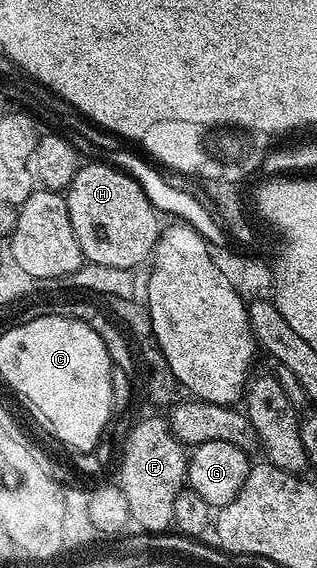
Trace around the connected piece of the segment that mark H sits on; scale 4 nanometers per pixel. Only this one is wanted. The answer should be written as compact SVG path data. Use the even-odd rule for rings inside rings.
M110 161L91 162L88 166L87 163L80 165L77 176L73 176L66 188L65 197L69 208L69 224L73 224L77 244L88 263L109 265L110 268L133 269L142 267L154 255L155 245L159 243L161 233L161 215L149 202L137 180L112 166Z

